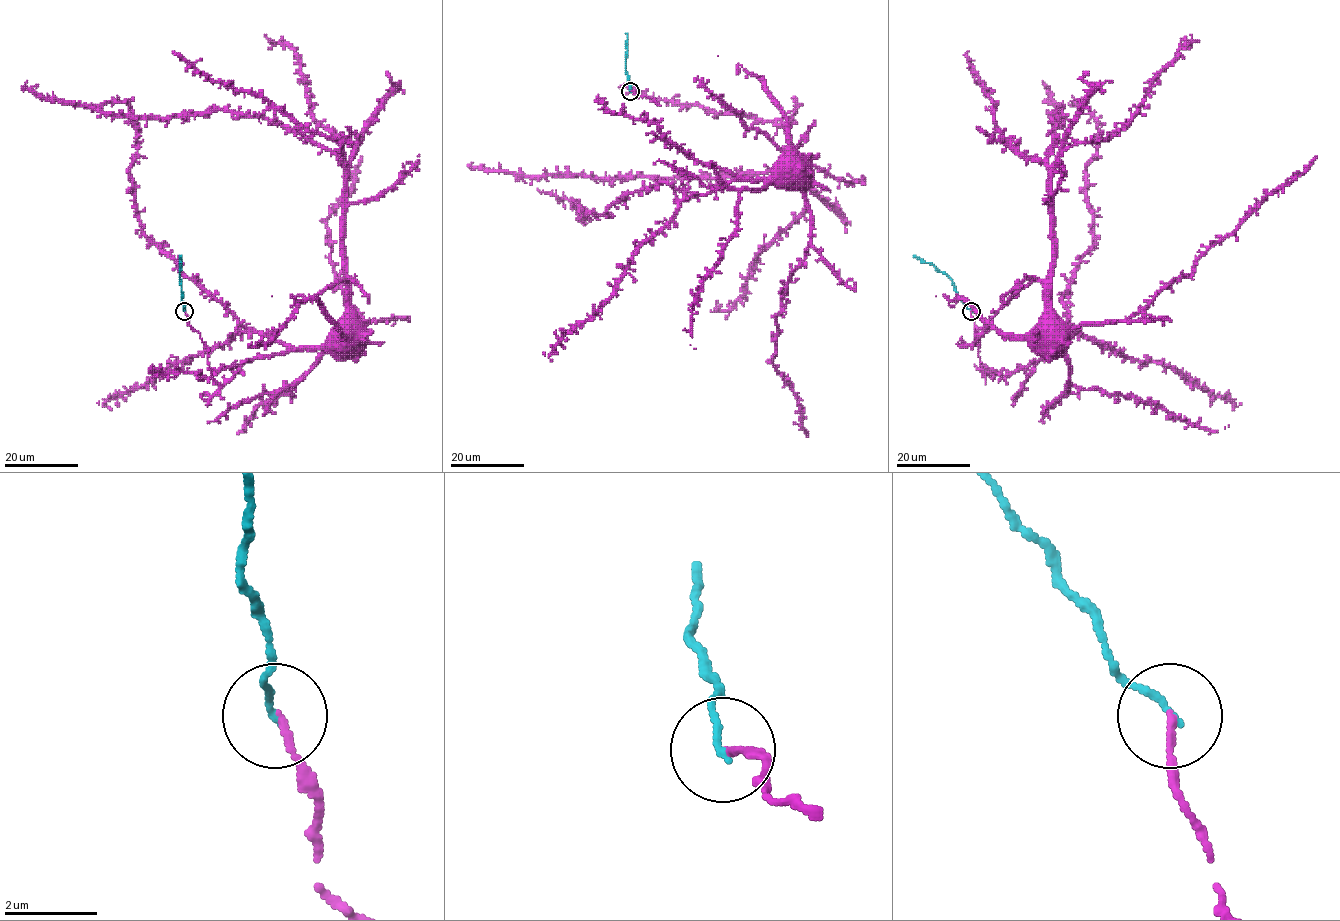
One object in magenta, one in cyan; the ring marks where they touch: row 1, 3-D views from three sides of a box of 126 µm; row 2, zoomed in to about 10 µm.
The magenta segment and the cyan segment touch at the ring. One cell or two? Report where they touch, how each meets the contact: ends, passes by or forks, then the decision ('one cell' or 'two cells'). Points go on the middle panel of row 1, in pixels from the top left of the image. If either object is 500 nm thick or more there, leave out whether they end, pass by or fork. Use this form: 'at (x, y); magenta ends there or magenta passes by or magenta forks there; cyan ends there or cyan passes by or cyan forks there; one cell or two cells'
at (630, 91); magenta ends there; cyan ends there; two cells

